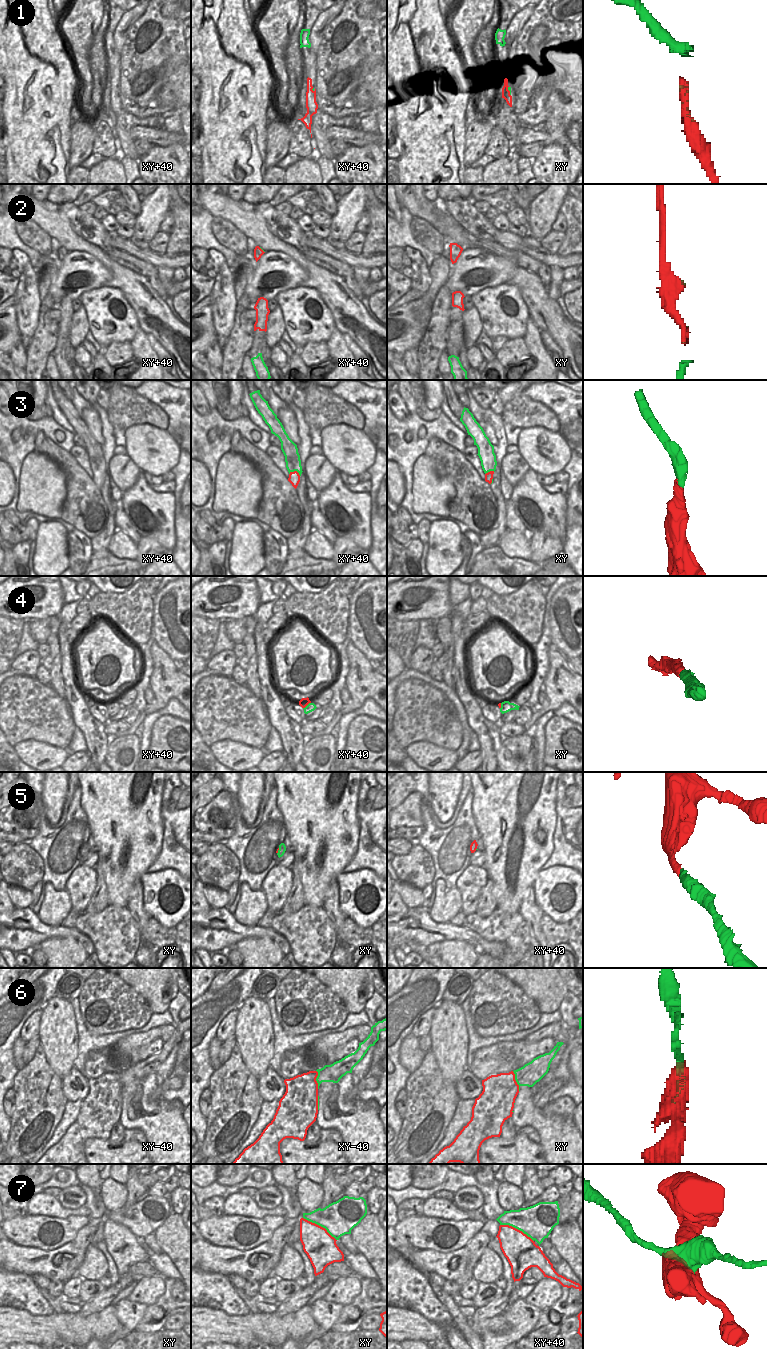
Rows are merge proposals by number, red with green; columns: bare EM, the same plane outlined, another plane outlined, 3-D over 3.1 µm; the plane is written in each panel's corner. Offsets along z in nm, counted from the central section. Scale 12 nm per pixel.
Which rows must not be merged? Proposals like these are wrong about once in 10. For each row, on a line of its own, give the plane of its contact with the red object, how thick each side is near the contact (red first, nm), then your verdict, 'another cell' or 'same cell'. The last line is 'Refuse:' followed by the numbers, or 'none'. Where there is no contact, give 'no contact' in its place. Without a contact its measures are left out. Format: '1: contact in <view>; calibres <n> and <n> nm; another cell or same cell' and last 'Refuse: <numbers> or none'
1: contact in xy; calibres 100 and 50 nm; same cell
2: contact in xy+40; calibres 120 and 20 nm; same cell
3: contact in xy+40; calibres 140 and 190 nm; same cell
4: contact in xy+40; calibres 100 and 100 nm; same cell
5: contact in xy; calibres 20 and 100 nm; same cell
6: contact in xy; calibres 420 and 260 nm; same cell
7: contact in xy; calibres 380 and 400 nm; same cell
Refuse: none

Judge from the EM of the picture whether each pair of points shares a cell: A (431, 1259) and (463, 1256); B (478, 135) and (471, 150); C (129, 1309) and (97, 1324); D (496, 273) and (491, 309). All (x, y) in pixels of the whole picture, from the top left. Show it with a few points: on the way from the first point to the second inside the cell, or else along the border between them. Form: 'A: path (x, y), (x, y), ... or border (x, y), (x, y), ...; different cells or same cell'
A: path (439, 1259), (450, 1259), (455, 1255); same cell
B: path (476, 139), (474, 146); same cell
C: border (116, 1306), (116, 1317), (122, 1327), (110, 1338); different cells
D: border (507, 282), (492, 287), (485, 287), (472, 295); different cells

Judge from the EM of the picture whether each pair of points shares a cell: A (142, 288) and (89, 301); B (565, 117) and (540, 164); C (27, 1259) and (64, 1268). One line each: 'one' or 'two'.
A: two
B: one
C: one

